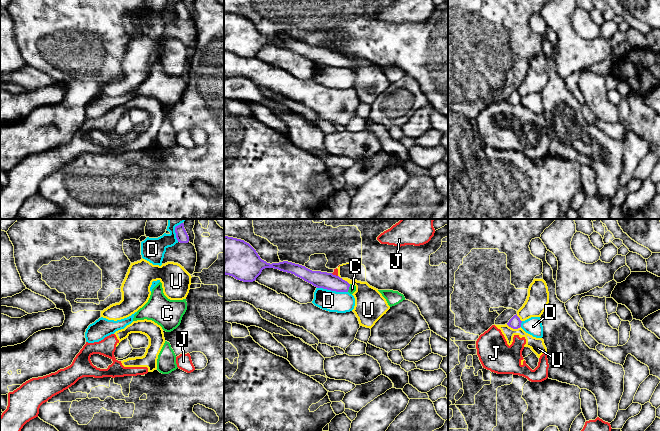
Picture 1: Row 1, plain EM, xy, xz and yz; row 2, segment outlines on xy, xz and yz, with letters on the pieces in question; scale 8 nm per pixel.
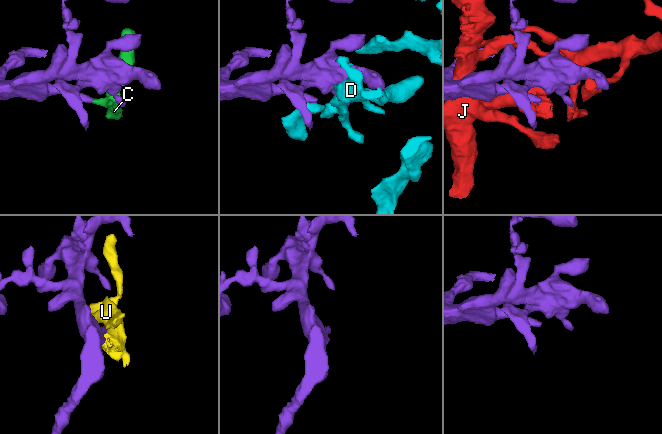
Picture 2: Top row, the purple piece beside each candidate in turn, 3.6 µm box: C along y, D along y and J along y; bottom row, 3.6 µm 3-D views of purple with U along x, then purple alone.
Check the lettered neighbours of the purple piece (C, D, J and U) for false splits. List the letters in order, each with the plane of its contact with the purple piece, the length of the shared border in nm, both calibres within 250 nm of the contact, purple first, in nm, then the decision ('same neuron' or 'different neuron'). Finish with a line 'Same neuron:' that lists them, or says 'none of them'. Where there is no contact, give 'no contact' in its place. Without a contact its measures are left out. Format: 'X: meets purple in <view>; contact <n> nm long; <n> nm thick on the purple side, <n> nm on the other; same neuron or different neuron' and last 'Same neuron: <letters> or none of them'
C: meets purple in xz; contact 70 nm long; 130 nm thick on the purple side, 60 nm on the other; same neuron
D: meets purple in xz; contact 260 nm long; 130 nm thick on the purple side, 180 nm on the other; different neuron
J: meets purple in xz; contact 60 nm long; 130 nm thick on the purple side, 40 nm on the other; different neuron
U: meets purple in yz; contact 120 nm long; 90 nm thick on the purple side, 120 nm on the other; different neuron
Same neuron: C

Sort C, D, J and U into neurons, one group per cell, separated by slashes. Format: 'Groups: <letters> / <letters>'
Groups: C / D / J U

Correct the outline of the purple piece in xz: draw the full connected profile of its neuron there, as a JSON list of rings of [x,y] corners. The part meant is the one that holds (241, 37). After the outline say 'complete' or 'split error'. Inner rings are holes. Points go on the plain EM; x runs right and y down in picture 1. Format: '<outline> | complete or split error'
[[[224,12],[224,50],[243,58],[253,58],[265,44],[294,50],[317,64],[353,70],[356,62],[332,49],[312,47],[288,37],[267,39],[256,26],[241,15]]] | split error

